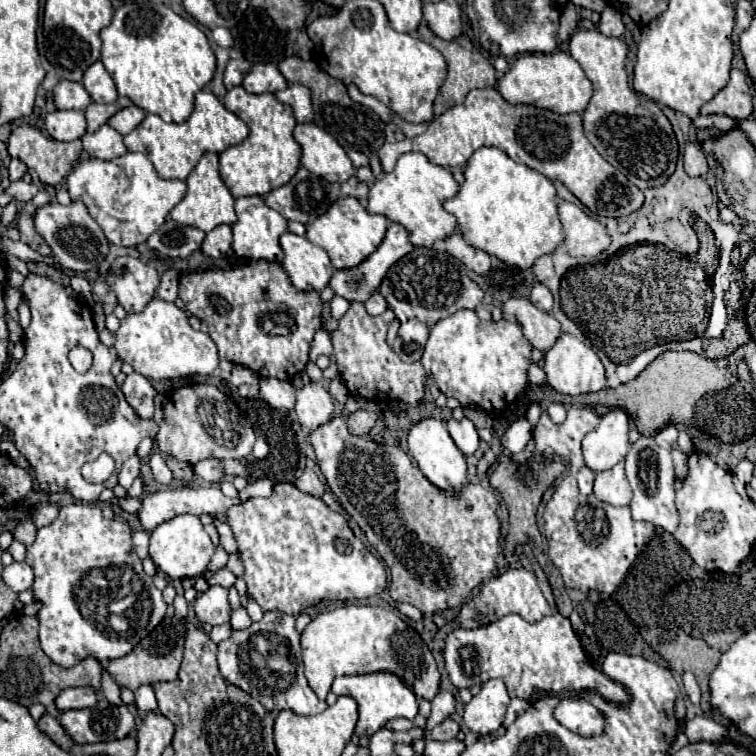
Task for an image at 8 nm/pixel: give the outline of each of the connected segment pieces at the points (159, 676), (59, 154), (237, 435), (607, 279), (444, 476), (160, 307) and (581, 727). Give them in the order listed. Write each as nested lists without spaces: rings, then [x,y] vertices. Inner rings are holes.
[[[164,617],[162,623],[152,633],[148,633],[128,655],[112,659],[108,665],[108,673],[116,679],[120,687],[126,687],[130,691],[136,691],[140,685],[152,685],[154,681],[174,681],[182,661],[184,631],[184,621],[178,621],[176,617]]]
[[[20,125],[12,131],[12,135],[8,139],[8,153],[10,153],[10,157],[18,157],[22,163],[26,163],[26,167],[34,169],[44,185],[58,185],[72,169],[72,163],[80,159],[82,143],[78,139],[70,141],[70,143],[60,143],[60,141],[48,139],[44,133],[40,133],[32,125]]]
[[[190,385],[174,391],[164,405],[164,419],[156,435],[156,445],[162,453],[176,457],[188,465],[196,465],[202,459],[244,459],[252,453],[256,437],[250,423],[240,415],[238,407],[214,385]]]
[[[634,245],[622,249],[606,263],[582,265],[570,269],[562,277],[562,311],[568,319],[578,323],[580,331],[586,337],[586,343],[604,363],[608,387],[628,383],[664,351],[688,349],[702,353],[702,337],[704,355],[708,359],[728,357],[732,351],[752,339],[746,321],[738,317],[745,288],[742,270],[733,266],[730,255],[722,250],[719,251],[719,256],[719,265],[712,277],[712,287],[724,287],[722,301],[726,307],[726,331],[722,333],[722,337],[712,339],[706,337],[706,325],[712,307],[712,289],[706,281],[704,269],[688,257],[668,251],[664,245]],[[602,333],[608,337],[602,337]],[[618,333],[622,333],[622,337],[618,337]],[[602,347],[606,349],[606,353],[602,351]],[[620,363],[630,363],[630,377],[618,377],[616,371],[628,371],[628,365]]]
[[[428,417],[428,419],[422,419],[416,425],[412,425],[410,431],[408,431],[408,451],[416,459],[422,473],[434,485],[438,485],[442,491],[446,491],[446,493],[458,491],[458,489],[462,489],[462,485],[468,483],[468,479],[466,479],[466,457],[454,445],[450,433],[446,431],[444,421]]]
[[[154,297],[144,311],[126,315],[116,331],[118,357],[148,379],[178,379],[188,375],[212,375],[218,369],[218,349],[208,333],[192,329],[184,309]]]
[[[578,697],[562,699],[554,707],[554,719],[582,737],[602,733],[602,725],[604,725],[602,713],[598,713],[598,709],[594,709],[588,701],[582,701]]]

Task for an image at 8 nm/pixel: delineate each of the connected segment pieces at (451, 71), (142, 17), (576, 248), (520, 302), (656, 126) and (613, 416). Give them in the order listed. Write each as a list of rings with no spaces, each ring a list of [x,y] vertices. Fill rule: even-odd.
[[[422,23],[416,33],[418,33],[418,37],[420,37],[422,41],[426,41],[426,43],[432,45],[434,49],[438,49],[438,51],[444,55],[446,63],[448,63],[448,77],[446,77],[444,85],[440,87],[440,93],[438,93],[438,97],[436,97],[436,101],[434,101],[434,115],[436,115],[436,117],[440,115],[442,107],[446,109],[446,107],[452,107],[452,105],[462,103],[464,97],[466,97],[466,93],[468,93],[470,89],[482,89],[482,87],[494,87],[494,85],[496,85],[496,69],[494,69],[494,65],[472,45],[472,41],[470,41],[466,35],[460,35],[460,37],[456,37],[456,39],[444,41],[444,39],[436,37],[436,35],[428,29],[426,23]]]
[[[122,5],[112,23],[100,31],[100,39],[100,61],[114,79],[118,95],[128,97],[146,113],[160,115],[166,123],[182,123],[190,117],[194,95],[212,81],[216,69],[206,35],[166,5]]]
[[[568,201],[558,203],[558,215],[564,229],[564,245],[572,257],[598,257],[610,245],[610,235],[580,207]]]
[[[516,297],[508,299],[502,305],[502,317],[506,321],[520,323],[524,337],[530,341],[534,349],[540,351],[548,351],[562,333],[560,323],[552,315],[530,305],[528,299],[516,299]]]
[[[598,29],[576,31],[570,37],[570,55],[580,63],[586,77],[594,85],[588,107],[582,115],[584,135],[594,149],[622,171],[638,189],[658,187],[668,181],[678,161],[678,141],[668,117],[656,109],[640,105],[638,95],[628,85],[624,69],[628,47],[622,39],[606,37]]]
[[[622,409],[608,411],[600,425],[582,439],[582,455],[592,471],[612,469],[622,461],[630,449],[628,441],[630,421]]]

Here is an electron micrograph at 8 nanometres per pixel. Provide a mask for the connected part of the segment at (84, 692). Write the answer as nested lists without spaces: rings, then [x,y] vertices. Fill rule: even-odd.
[[[64,689],[58,697],[56,697],[56,707],[58,711],[68,711],[68,709],[86,709],[92,707],[98,701],[98,695],[94,693],[94,689]]]

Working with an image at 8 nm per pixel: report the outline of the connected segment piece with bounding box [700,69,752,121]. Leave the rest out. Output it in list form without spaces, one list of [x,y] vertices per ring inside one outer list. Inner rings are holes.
[[[732,69],[728,85],[720,89],[712,101],[702,105],[700,113],[702,115],[720,113],[738,121],[746,119],[752,113],[752,95],[746,83],[746,75],[740,69]]]

